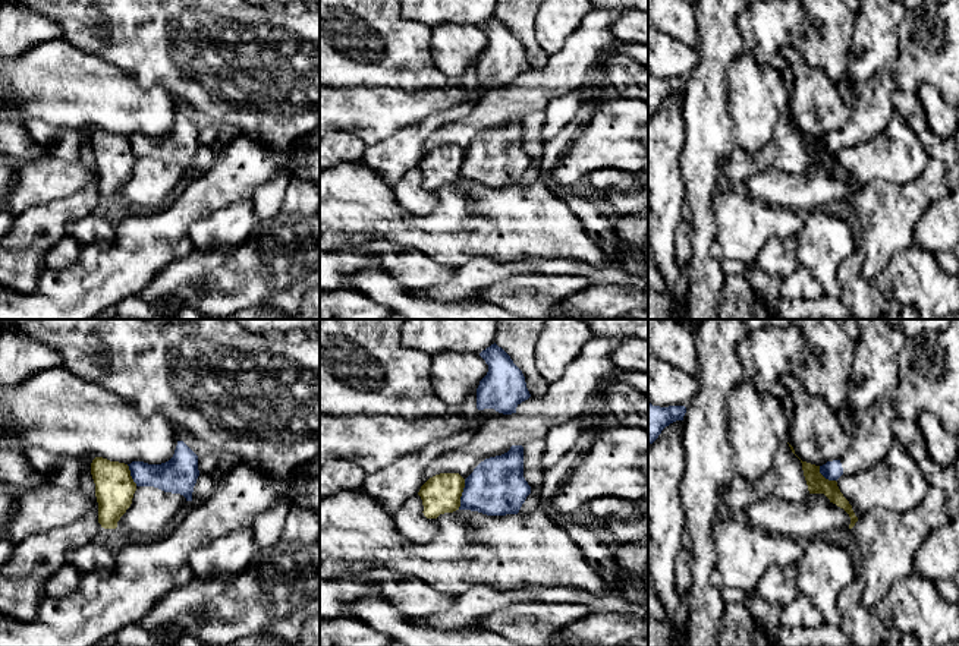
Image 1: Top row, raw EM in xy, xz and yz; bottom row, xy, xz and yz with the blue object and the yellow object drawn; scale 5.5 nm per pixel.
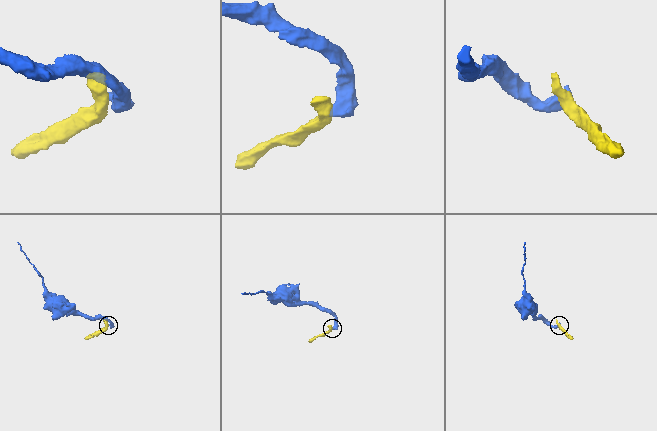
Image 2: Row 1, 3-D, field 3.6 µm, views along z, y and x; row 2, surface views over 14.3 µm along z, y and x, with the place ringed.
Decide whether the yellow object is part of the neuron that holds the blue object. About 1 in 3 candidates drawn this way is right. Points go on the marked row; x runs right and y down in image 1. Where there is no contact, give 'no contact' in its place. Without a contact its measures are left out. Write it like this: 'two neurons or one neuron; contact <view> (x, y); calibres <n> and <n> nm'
two neurons; contact xz (462, 494); calibres 320 and 220 nm

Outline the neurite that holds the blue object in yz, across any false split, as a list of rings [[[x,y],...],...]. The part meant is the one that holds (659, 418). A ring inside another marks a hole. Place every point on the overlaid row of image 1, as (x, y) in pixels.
[[[648,400],[648,445],[653,444],[661,431],[676,420],[683,420],[685,406],[660,407],[653,406]]]

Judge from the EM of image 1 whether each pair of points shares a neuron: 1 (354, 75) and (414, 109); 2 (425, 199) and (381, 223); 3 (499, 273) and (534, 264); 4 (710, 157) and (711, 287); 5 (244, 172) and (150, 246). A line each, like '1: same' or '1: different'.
1: different
2: different
3: same
4: same
5: same

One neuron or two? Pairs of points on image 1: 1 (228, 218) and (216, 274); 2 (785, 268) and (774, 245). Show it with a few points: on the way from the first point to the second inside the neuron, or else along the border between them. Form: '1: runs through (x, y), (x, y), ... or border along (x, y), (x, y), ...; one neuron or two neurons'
1: border along (252, 230), (245, 239), (233, 245), (194, 249); two neurons
2: runs through (779, 262), (774, 258), (774, 251); one neuron

